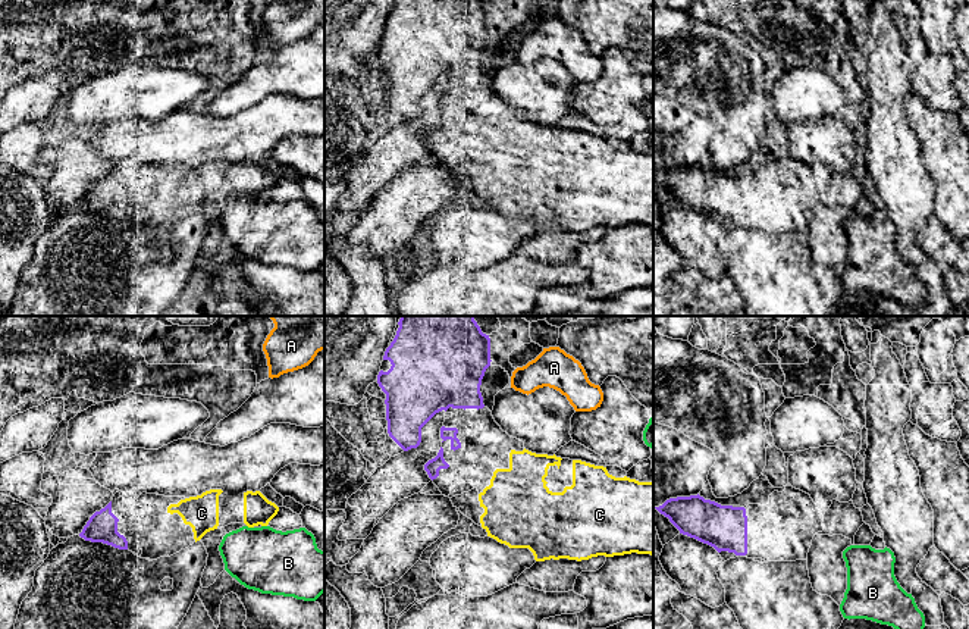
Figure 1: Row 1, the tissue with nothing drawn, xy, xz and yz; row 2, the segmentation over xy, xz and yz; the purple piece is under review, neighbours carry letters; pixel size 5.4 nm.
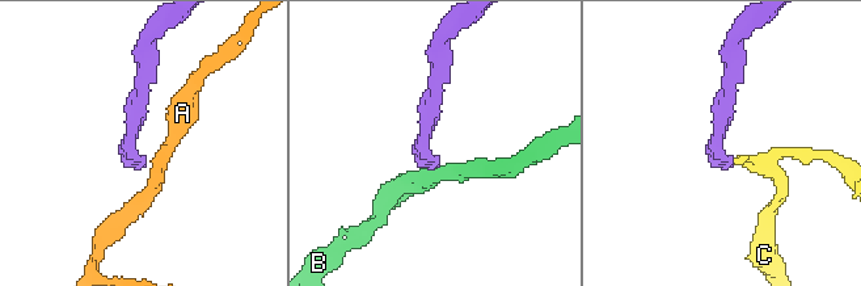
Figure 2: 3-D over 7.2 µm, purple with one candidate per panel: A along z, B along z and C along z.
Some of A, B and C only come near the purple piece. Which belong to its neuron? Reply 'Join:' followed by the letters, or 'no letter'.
Join: C

